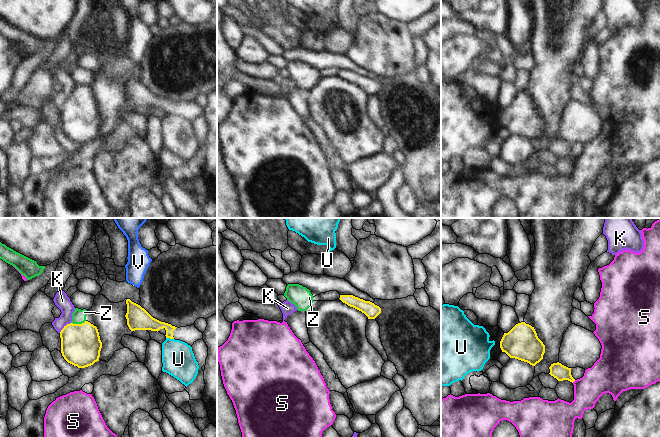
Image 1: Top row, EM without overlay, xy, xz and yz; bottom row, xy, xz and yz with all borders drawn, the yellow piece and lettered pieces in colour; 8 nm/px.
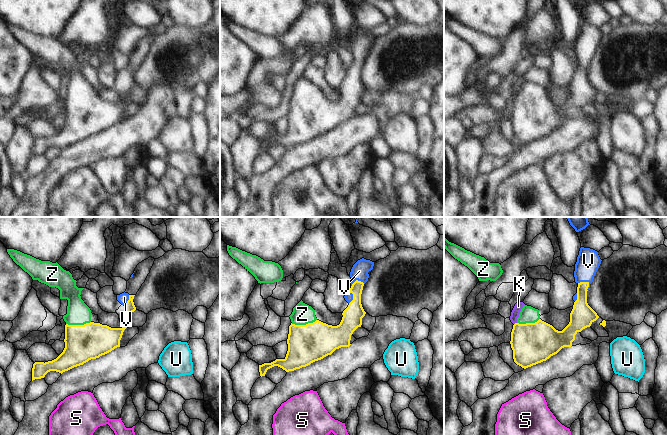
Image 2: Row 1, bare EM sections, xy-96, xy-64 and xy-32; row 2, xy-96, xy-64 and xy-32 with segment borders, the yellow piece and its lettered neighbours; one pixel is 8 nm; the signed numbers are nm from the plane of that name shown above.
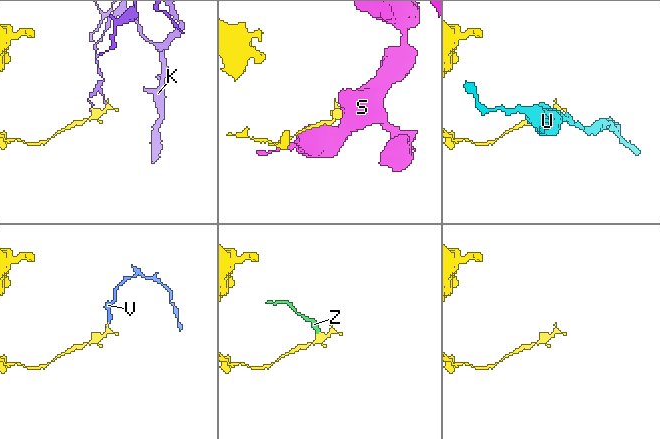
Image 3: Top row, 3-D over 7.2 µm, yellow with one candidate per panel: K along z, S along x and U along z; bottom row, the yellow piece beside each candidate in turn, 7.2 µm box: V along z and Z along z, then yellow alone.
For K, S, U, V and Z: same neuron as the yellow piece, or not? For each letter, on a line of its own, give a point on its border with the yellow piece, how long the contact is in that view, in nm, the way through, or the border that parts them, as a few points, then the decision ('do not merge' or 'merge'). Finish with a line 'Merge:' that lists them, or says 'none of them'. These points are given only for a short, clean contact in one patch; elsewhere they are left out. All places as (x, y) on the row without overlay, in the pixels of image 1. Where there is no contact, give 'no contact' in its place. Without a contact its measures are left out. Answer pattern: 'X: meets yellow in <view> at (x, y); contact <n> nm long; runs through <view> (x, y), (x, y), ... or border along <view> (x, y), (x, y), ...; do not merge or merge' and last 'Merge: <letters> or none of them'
K: meets yellow in xy at (64, 103); contact 130 nm long; border along xy (70, 98), (59, 108); do not merge
S: meets yellow in yz at (573, 157); contact 40 nm long; border along yz (575, 156), (572, 158); do not merge
U: meets yellow in xy at (170, 114); contact 70 nm long; do not merge
V: no contact; merge
Z: meets yellow in xy at (78, 100); contact 120 nm long; runs through xy (80, 119), (78, 100), (79, 92); merge
Merge: V, Z

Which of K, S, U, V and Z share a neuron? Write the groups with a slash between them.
K / S / U / V Z

